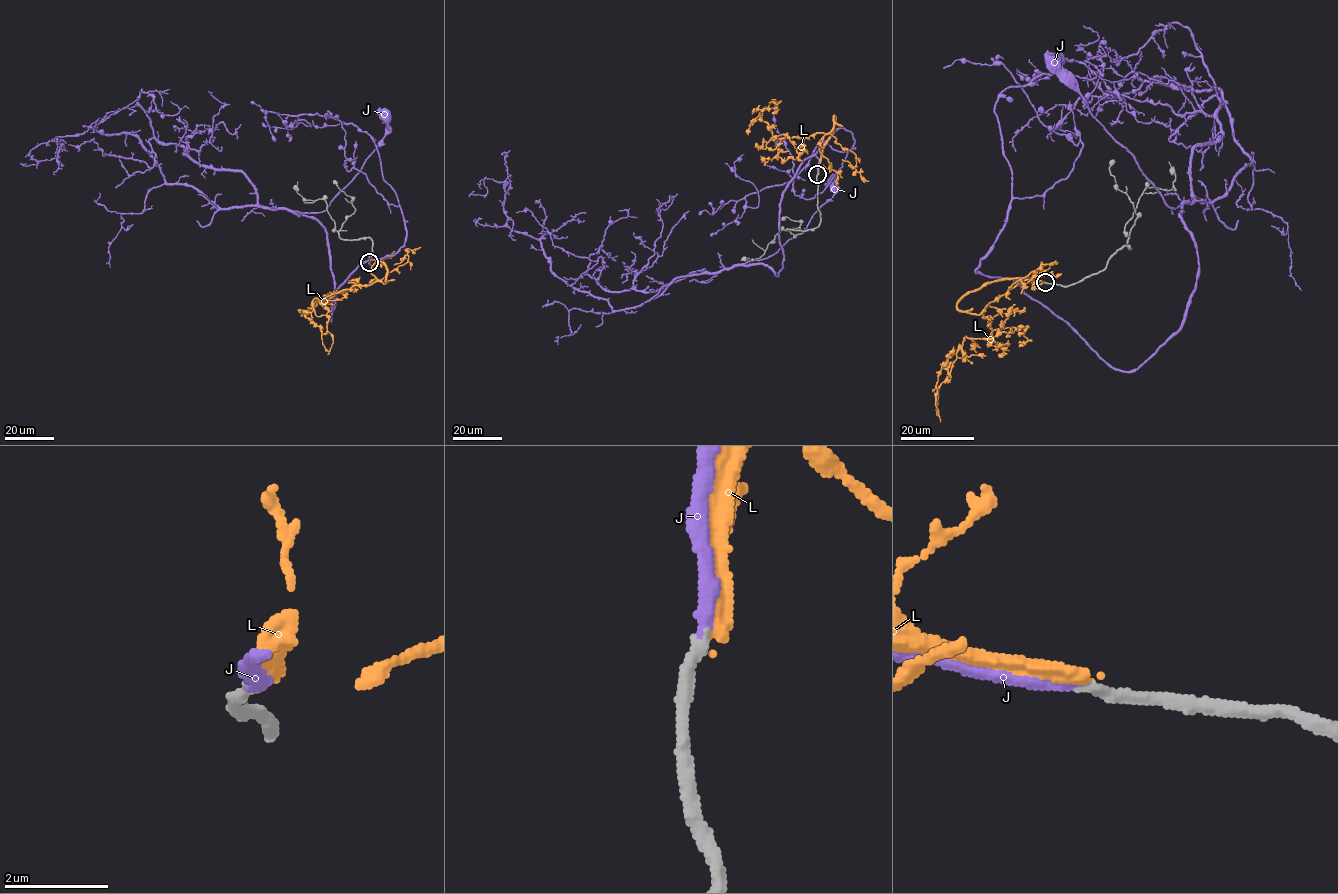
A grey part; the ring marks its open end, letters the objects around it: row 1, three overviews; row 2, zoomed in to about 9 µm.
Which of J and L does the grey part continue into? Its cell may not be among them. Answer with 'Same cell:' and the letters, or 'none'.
Same cell: J

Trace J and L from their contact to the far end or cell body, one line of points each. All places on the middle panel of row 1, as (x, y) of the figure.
J: (817, 174), (819, 159), (808, 156), (781, 200), (778, 274), (743, 265), (799, 234), (837, 191), (832, 178)
L: (817, 174), (834, 115), (829, 132), (775, 138), (760, 119), (765, 107), (779, 103)

